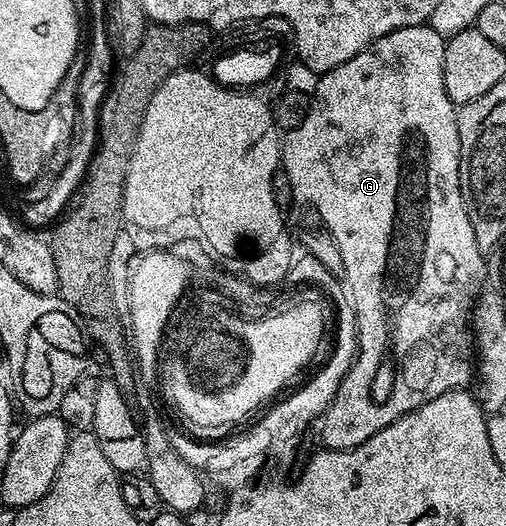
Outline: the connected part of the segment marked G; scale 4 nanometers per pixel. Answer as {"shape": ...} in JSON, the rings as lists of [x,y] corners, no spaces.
{"shape":[[[428,23],[407,25],[401,29],[390,31],[390,35],[372,42],[371,45],[366,46],[358,55],[354,55],[354,59],[346,59],[346,63],[334,67],[329,73],[319,74],[316,90],[310,94],[310,104],[306,119],[302,119],[302,123],[297,129],[287,130],[286,136],[282,141],[282,173],[283,176],[284,173],[288,176],[288,185],[292,188],[292,191],[290,191],[291,196],[305,203],[311,202],[311,204],[314,204],[324,214],[323,220],[328,221],[328,225],[332,227],[332,231],[335,233],[334,243],[337,245],[338,255],[342,259],[345,268],[342,272],[342,277],[351,278],[352,290],[355,294],[356,307],[359,310],[360,317],[360,321],[356,324],[356,334],[360,336],[360,348],[356,350],[356,360],[351,362],[350,371],[342,379],[334,399],[328,404],[327,409],[322,414],[322,422],[324,421],[324,441],[322,441],[322,445],[325,449],[345,450],[358,447],[362,443],[366,443],[366,439],[370,439],[370,435],[382,431],[382,427],[390,427],[390,423],[394,423],[399,417],[406,415],[410,411],[414,411],[419,405],[424,405],[430,399],[438,399],[438,395],[446,395],[447,393],[453,393],[455,389],[464,389],[471,386],[474,381],[473,330],[470,326],[473,324],[474,306],[482,293],[486,280],[486,270],[484,271],[484,257],[486,257],[486,253],[485,250],[478,247],[478,239],[474,239],[474,227],[470,227],[470,219],[468,218],[468,212],[464,206],[462,191],[460,190],[460,140],[458,139],[458,123],[456,122],[458,109],[446,95],[446,83],[444,82],[445,44],[446,39],[442,36],[440,30],[433,29],[431,24]]]}

